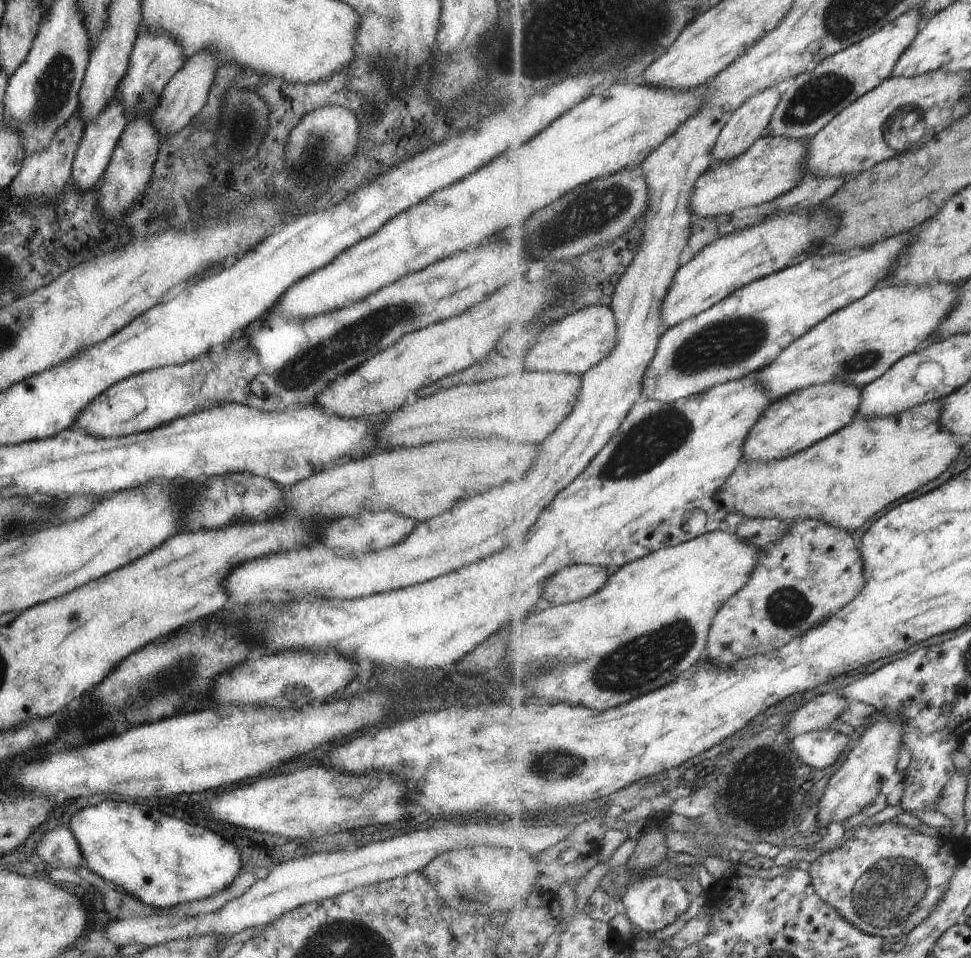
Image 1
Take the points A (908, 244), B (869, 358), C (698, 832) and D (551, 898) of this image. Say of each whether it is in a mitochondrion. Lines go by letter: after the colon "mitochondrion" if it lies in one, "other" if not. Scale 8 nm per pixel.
A: other
B: mitochondrion
C: mitochondrion
D: other

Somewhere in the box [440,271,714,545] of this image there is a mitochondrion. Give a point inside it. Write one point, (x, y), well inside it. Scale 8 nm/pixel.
(657, 434)

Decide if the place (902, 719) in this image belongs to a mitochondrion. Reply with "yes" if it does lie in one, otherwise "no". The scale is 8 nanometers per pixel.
no

